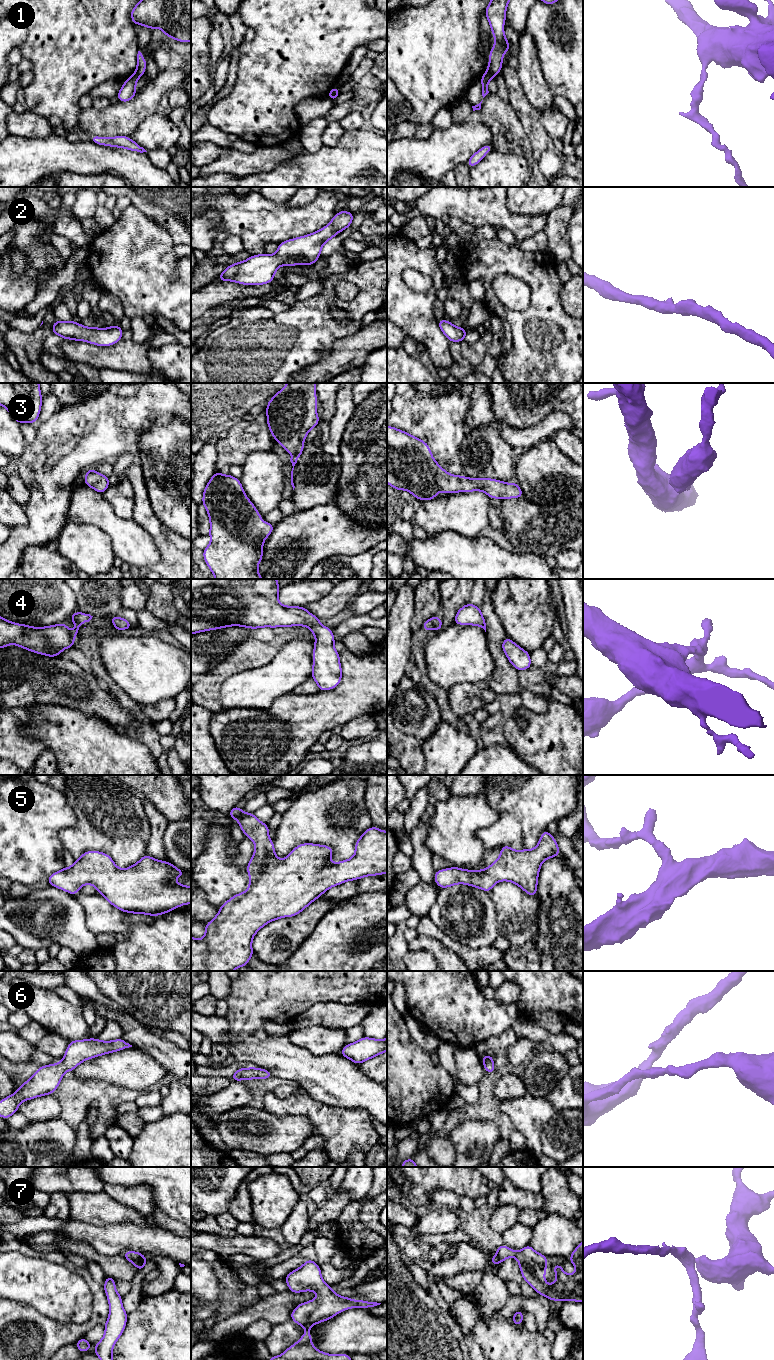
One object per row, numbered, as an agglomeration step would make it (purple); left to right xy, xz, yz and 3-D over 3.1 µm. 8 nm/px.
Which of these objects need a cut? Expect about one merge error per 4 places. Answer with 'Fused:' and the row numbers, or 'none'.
Fused: 1

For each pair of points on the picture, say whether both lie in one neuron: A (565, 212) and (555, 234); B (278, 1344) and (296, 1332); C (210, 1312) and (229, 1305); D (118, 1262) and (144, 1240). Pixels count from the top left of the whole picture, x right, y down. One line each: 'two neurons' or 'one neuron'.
A: one neuron
B: one neuron
C: one neuron
D: two neurons

